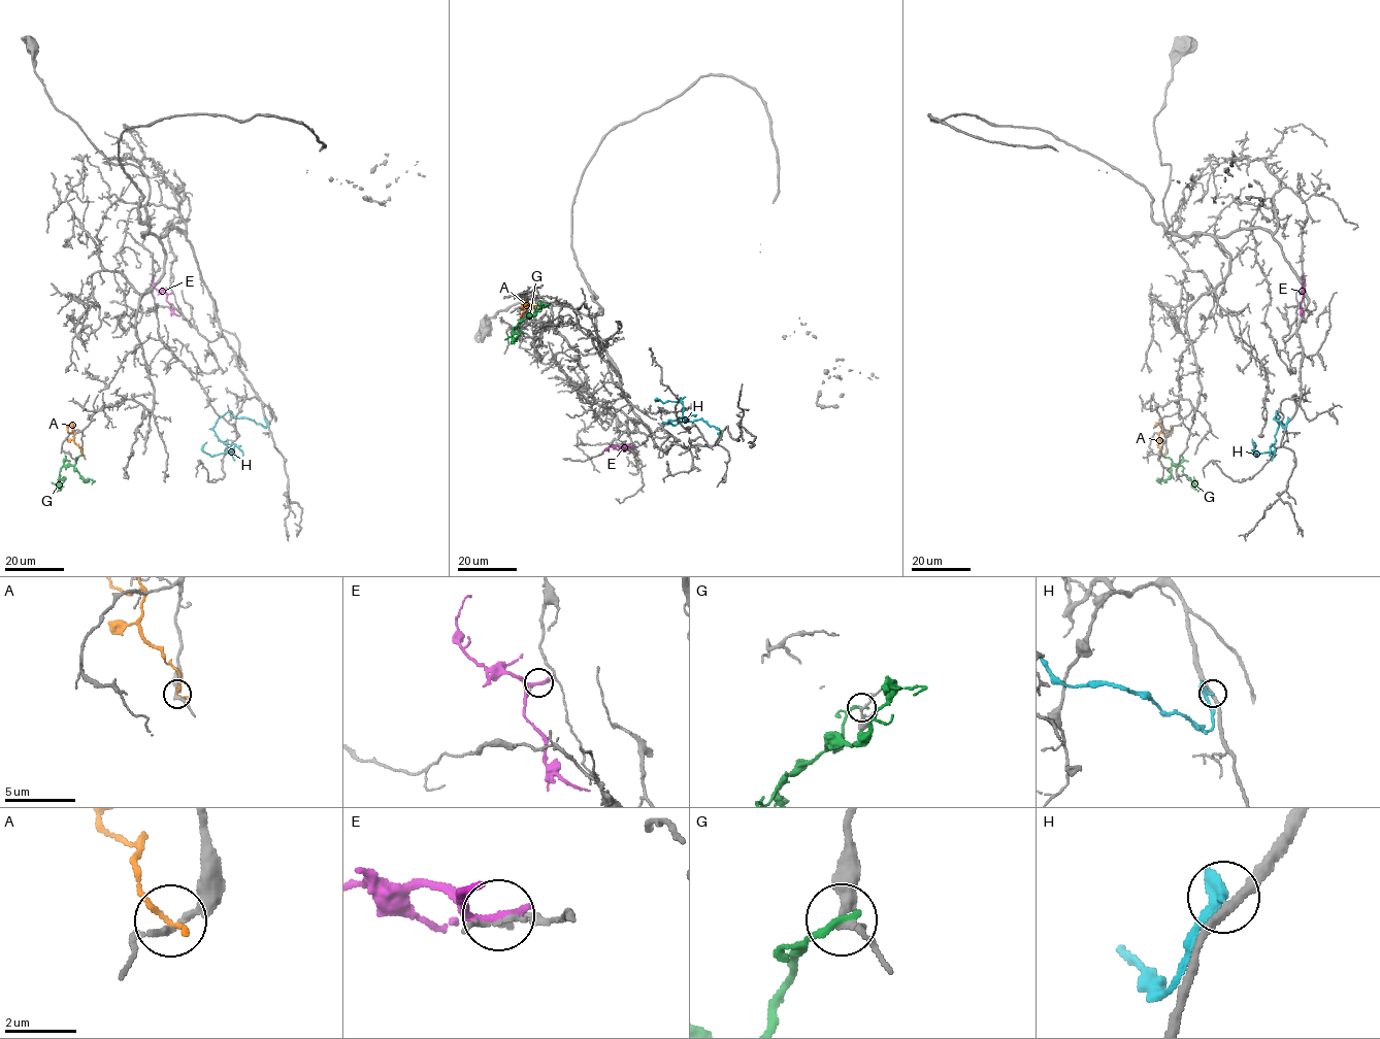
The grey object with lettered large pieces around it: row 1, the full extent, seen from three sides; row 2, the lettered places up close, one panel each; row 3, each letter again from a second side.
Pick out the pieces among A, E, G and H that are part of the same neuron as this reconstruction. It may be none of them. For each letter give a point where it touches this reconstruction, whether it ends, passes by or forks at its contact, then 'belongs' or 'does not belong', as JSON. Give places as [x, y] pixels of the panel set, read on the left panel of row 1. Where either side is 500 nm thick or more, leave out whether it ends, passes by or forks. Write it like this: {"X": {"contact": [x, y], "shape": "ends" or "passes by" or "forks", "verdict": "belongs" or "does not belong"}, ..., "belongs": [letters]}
{"A": {"contact": [81, 455], "shape": "ends", "verdict": "does not belong"}, "E": {"contact": [169, 294], "shape": "passes by", "verdict": "does not belong"}, "G": {"contact": [81, 455], "shape": "ends", "verdict": "does not belong"}, "H": {"contact": [267, 420], "shape": "ends", "verdict": "does not belong"}, "belongs": []}

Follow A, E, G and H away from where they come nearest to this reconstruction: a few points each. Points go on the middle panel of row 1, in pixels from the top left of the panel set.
A: (534, 308), (531, 302), (527, 304), (521, 314)
E: (622, 448), (610, 446), (605, 449), (609, 451)
G: (534, 308), (513, 328), (512, 338), (504, 339)
H: (720, 434), (702, 420), (666, 423), (688, 419), (683, 416), (680, 401), (660, 400)

